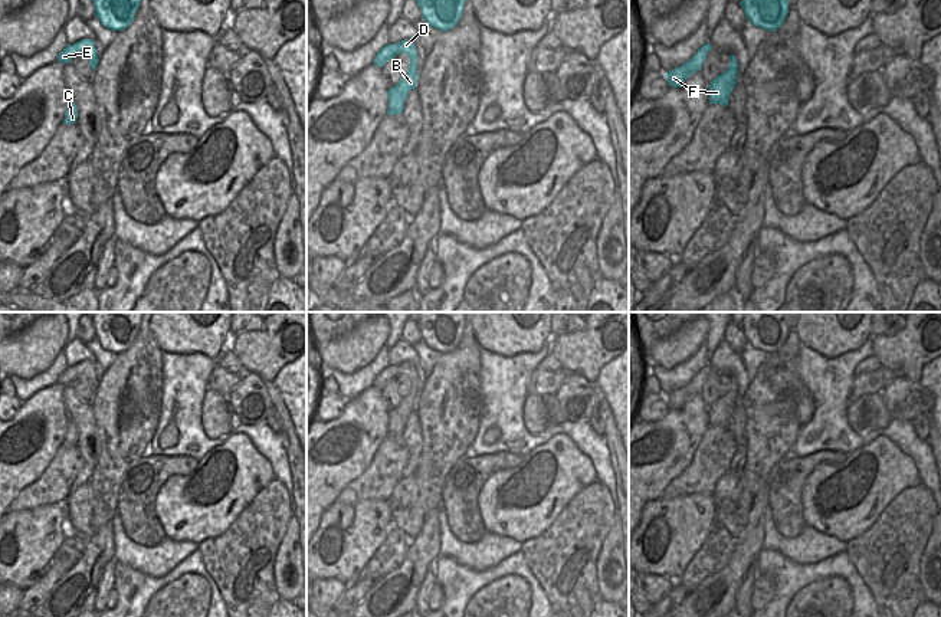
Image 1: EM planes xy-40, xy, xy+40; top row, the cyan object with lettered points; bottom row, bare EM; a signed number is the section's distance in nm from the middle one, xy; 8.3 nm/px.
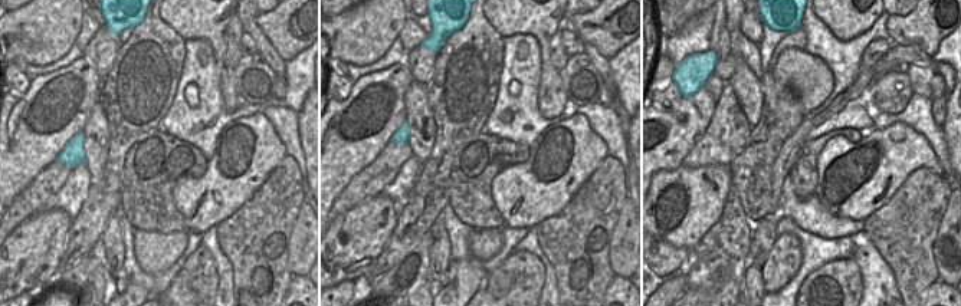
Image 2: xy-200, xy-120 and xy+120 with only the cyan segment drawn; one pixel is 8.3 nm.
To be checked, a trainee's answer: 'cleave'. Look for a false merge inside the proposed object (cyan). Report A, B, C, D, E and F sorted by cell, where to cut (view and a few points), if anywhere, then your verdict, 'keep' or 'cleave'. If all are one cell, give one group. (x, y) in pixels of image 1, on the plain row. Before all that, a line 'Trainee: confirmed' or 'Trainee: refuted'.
Trainee: refuted
A B C D E F | no cut | keep

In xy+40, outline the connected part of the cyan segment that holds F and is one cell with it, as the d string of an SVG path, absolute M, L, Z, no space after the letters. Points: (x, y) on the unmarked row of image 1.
M706 365L698 371L698 374L683 387L665 396L669 408L681 410L685 401L695 394L699 394L708 374L712 371L711 365Z

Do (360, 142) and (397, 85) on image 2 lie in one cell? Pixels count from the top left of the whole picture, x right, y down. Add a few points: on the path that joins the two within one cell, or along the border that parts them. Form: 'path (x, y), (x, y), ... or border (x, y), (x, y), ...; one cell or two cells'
path (377, 134), (389, 121), (394, 102); one cell

